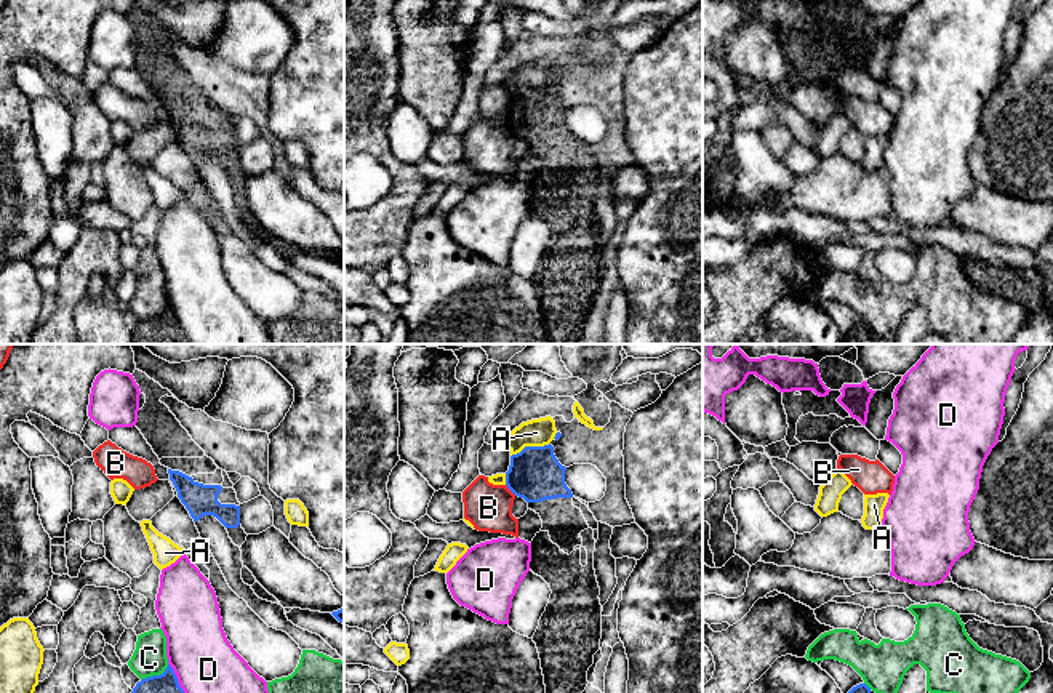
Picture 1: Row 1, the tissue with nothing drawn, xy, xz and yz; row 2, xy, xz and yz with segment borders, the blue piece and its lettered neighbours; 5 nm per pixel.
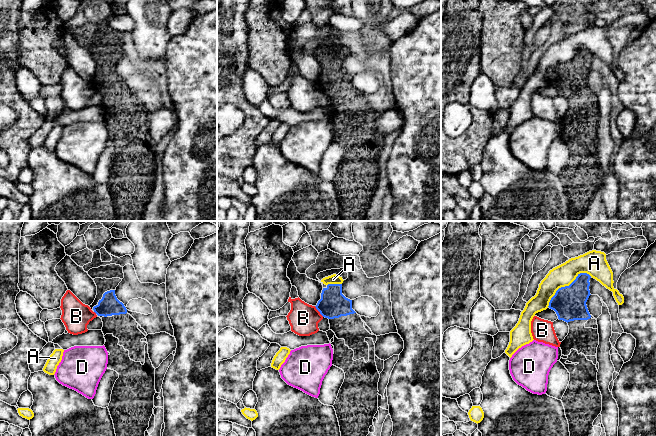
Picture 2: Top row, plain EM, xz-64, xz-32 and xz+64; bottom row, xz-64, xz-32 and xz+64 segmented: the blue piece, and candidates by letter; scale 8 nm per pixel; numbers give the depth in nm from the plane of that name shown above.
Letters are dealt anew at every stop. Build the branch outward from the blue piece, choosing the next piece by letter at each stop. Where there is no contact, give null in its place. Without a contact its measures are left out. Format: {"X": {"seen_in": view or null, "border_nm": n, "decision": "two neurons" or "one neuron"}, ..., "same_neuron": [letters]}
{"A": {"seen_in": "xz", "border_nm": 220, "decision": "two neurons"}, "B": {"seen_in": "xz", "border_nm": 80, "decision": "two neurons"}, "C": {"seen_in": "xy", "border_nm": 170, "decision": "two neurons"}, "D": {"seen_in": "xy", "border_nm": 170, "decision": "two neurons"}, "same_neuron": []}

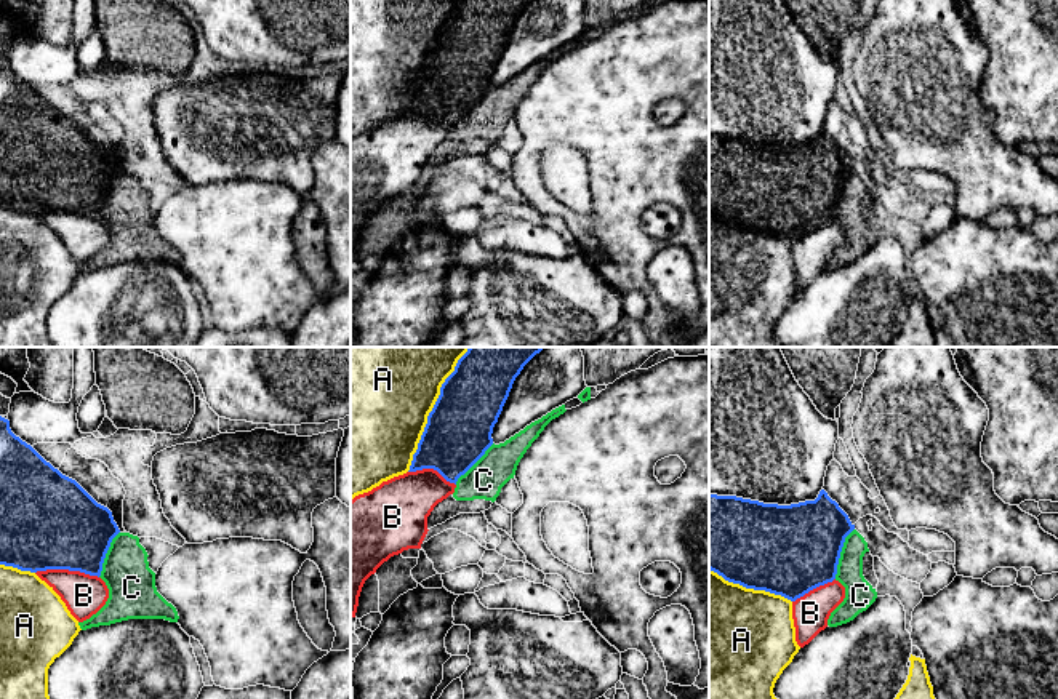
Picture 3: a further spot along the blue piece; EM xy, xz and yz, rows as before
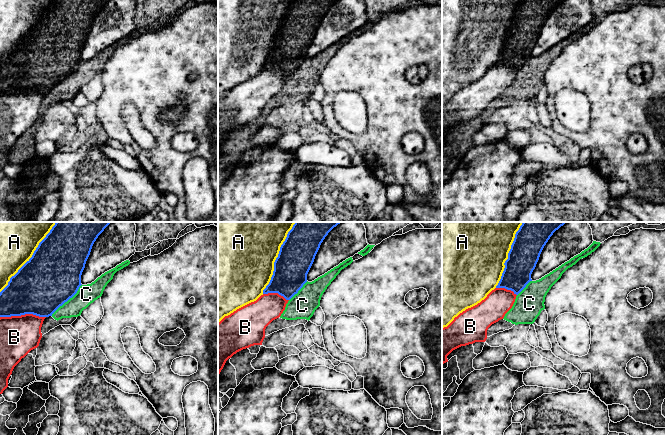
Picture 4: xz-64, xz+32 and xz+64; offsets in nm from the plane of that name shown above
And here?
{"A": {"seen_in": "xz", "border_nm": 700, "decision": "two neurons"}, "B": {"seen_in": "xy", "border_nm": 320, "decision": "two neurons"}, "C": {"seen_in": "yz", "border_nm": 280, "decision": "two neurons"}, "same_neuron": []}

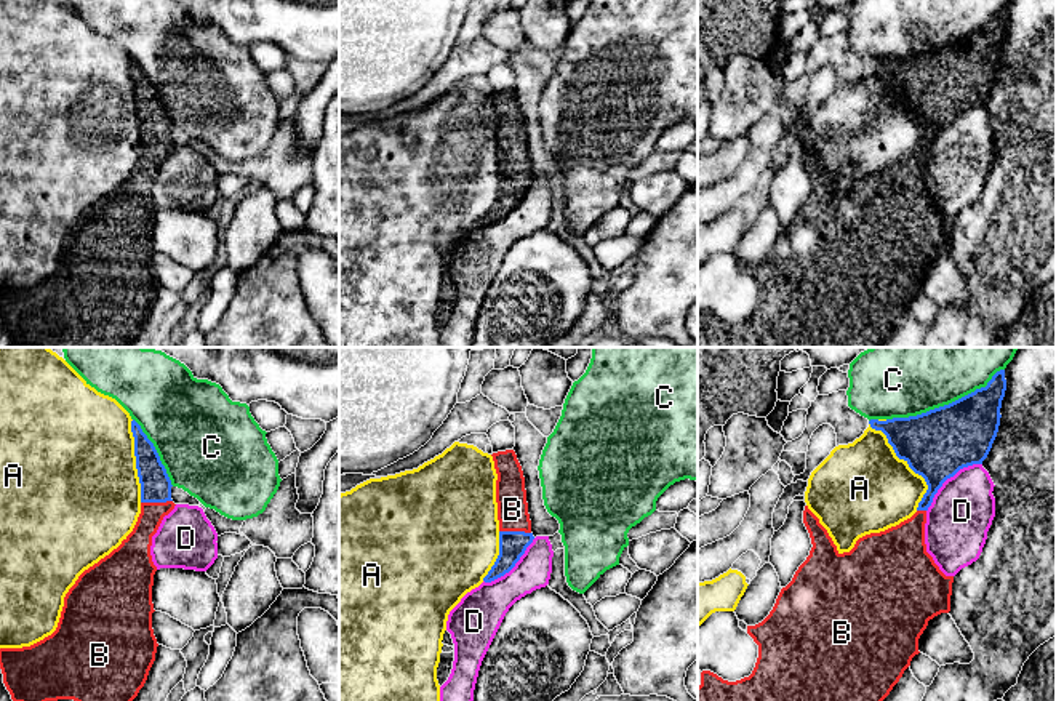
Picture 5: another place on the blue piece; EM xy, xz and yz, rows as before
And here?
{"A": {"seen_in": "yz", "border_nm": 500, "decision": "two neurons"}, "B": {"seen_in": "xy", "border_nm": 160, "decision": "one neuron"}, "C": {"seen_in": "yz", "border_nm": 650, "decision": "two neurons"}, "D": {"seen_in": "yz", "border_nm": 380, "decision": "two neurons"}, "same_neuron": ["B"]}

